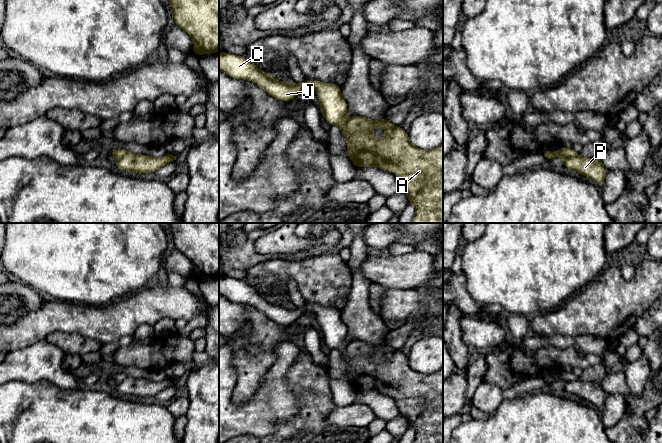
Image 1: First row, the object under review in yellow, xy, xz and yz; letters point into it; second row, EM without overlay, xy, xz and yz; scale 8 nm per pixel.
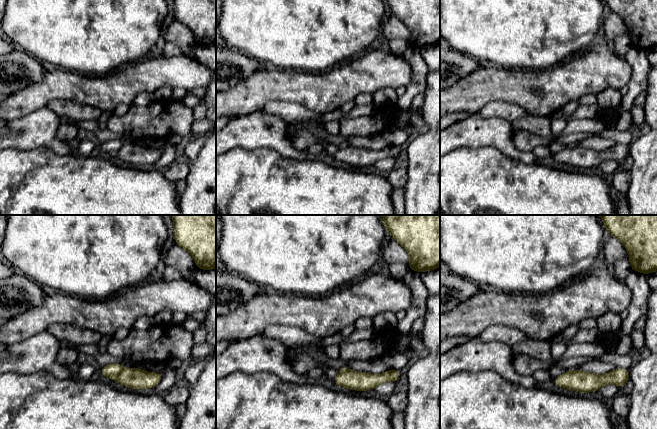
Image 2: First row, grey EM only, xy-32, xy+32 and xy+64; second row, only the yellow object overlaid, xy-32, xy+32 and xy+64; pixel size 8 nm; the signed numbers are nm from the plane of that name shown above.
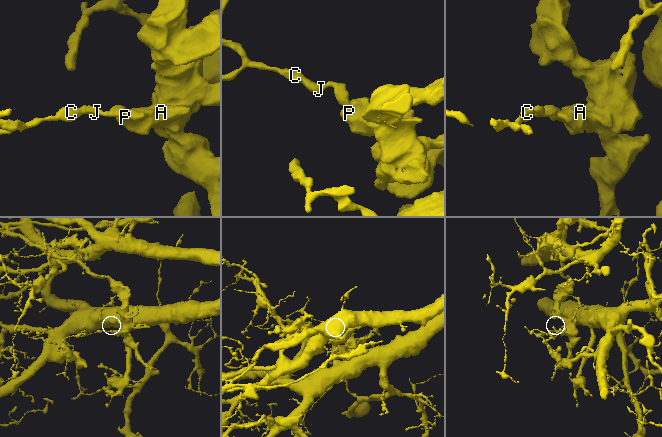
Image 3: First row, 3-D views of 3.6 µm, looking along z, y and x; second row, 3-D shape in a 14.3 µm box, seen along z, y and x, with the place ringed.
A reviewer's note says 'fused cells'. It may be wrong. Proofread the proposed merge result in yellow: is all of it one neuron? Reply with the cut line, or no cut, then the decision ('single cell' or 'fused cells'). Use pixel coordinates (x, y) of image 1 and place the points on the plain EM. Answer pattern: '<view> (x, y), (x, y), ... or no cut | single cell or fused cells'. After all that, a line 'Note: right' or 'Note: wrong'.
yz (576, 378), (565, 382) | fused cells
Note: right

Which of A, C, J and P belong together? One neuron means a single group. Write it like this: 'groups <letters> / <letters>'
groups A P / C J

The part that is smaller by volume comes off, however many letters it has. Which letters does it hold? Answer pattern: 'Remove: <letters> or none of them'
Remove: A, P

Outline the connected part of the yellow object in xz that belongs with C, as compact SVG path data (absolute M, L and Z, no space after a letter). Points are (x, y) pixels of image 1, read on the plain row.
M219 277L219 294L235 303L245 303L256 307L270 320L280 325L293 324L301 314L310 310L318 317L322 340L331 349L341 353L346 351L347 326L341 319L341 311L335 307L305 304L303 307L284 307L261 295L255 287L244 280Z

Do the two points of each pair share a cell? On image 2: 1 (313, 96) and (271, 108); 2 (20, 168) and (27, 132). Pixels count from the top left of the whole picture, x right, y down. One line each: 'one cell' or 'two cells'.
1: two cells
2: two cells

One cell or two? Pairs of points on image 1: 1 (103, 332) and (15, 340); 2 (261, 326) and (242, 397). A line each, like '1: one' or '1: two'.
1: one
2: one

